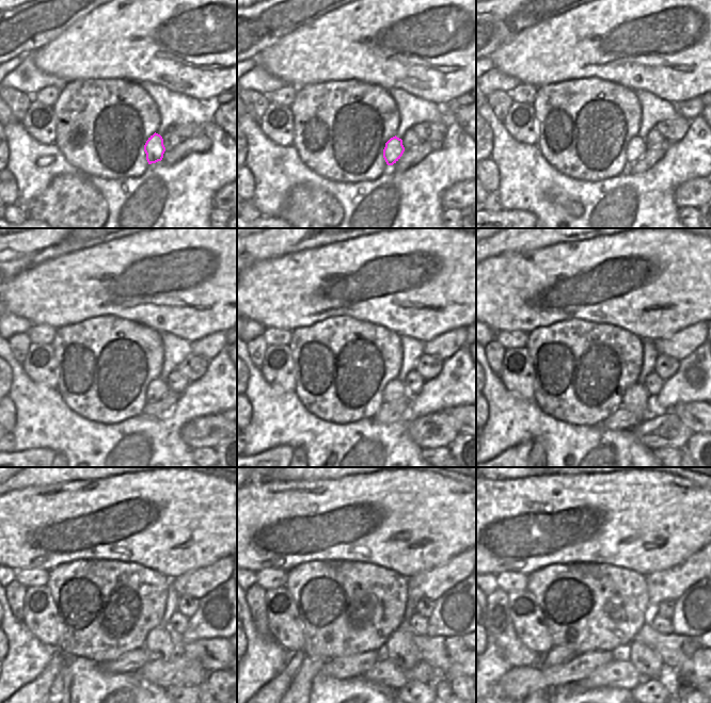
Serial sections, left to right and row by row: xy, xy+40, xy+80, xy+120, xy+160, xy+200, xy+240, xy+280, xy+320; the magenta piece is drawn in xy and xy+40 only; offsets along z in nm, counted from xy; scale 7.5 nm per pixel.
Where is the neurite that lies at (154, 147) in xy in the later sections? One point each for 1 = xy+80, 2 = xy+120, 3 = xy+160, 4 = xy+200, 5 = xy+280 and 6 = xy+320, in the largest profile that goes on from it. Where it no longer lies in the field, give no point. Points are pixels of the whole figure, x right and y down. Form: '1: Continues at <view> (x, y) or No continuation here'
1: Continues at xy+80 (636, 146)
2: Continues at xy+120 (157, 388)
3: Continues at xy+160 (395, 389)
4: Continues at xy+200 (636, 399)
5: Continues at xy+280 (398, 648)
6: Continues at xy+320 (648, 664)

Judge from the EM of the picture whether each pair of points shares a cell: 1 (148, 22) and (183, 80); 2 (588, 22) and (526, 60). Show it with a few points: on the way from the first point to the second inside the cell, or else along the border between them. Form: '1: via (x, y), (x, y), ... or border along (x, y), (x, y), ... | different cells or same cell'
1: via (162, 36), (183, 60), (183, 66) | same cell
2: via (573, 36), (562, 48), (541, 54) | same cell

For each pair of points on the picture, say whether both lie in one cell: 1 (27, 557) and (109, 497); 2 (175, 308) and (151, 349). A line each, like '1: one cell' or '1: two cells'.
1: one cell
2: two cells

